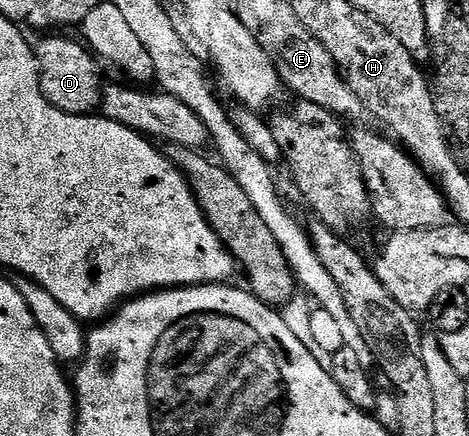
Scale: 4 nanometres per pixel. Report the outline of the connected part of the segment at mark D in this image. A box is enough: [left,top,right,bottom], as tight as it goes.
[35,34,102,116]

